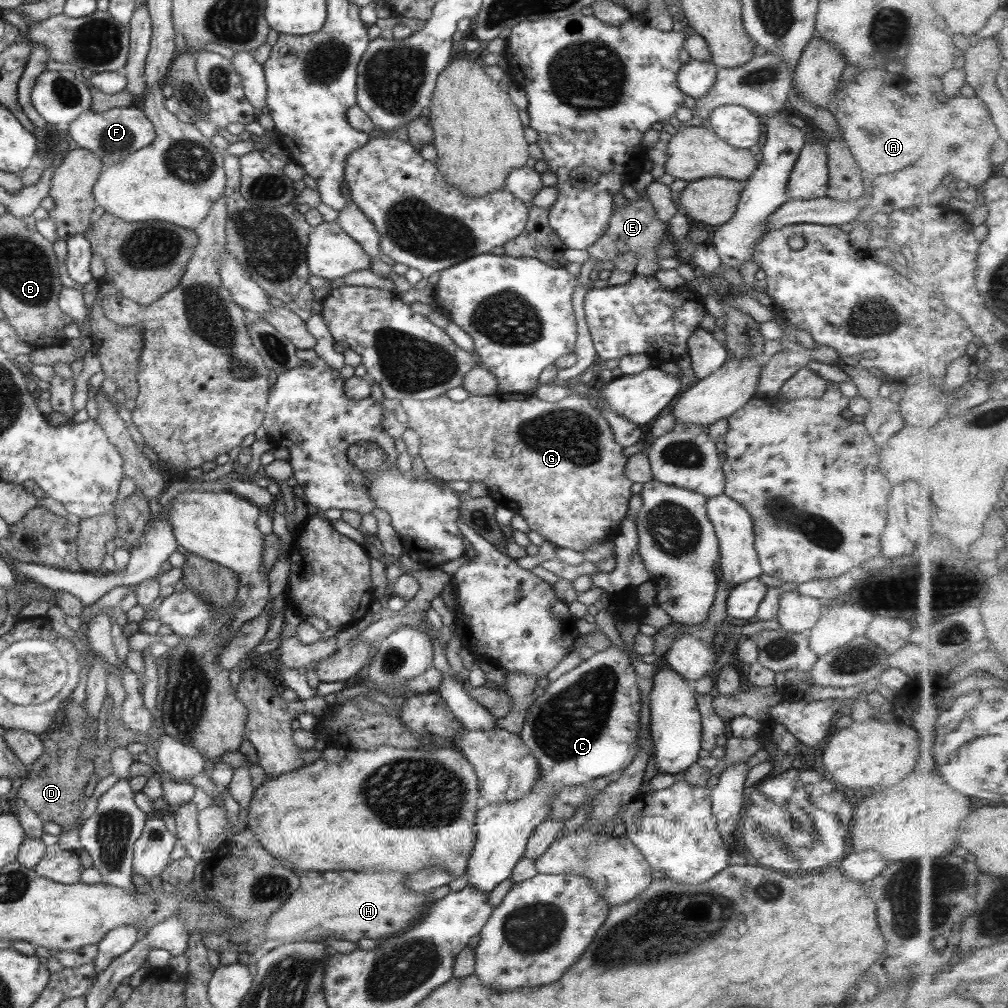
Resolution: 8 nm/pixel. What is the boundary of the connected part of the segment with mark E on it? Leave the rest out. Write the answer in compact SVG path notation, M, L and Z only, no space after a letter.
M639 197L636 200L627 200L626 205L613 204L611 218L607 220L607 230L586 248L586 251L591 258L597 258L599 262L605 260L613 262L613 259L621 253L633 253L637 257L634 272L643 276L653 275L659 270L660 259L655 253L655 248L661 239L664 236L667 238L669 234L667 222L655 218L655 208L651 202Z

